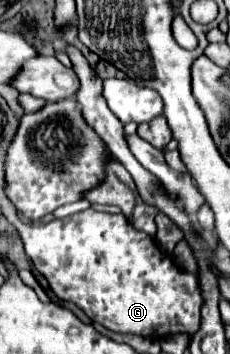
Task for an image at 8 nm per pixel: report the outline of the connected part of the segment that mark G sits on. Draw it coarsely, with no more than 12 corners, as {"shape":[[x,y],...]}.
{"shape":[[122,214],[20,224],[52,292],[112,332],[194,334],[202,296]]}

